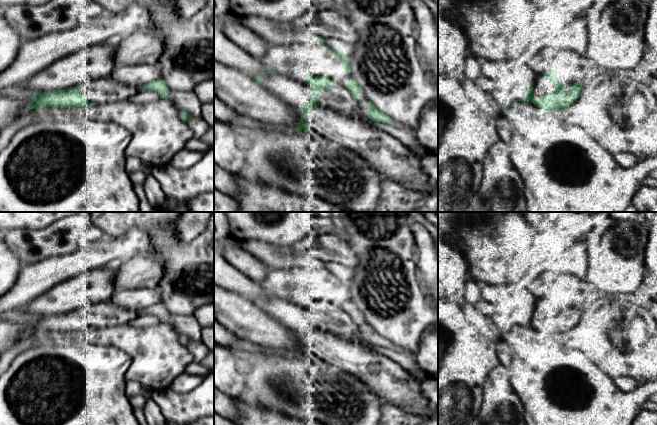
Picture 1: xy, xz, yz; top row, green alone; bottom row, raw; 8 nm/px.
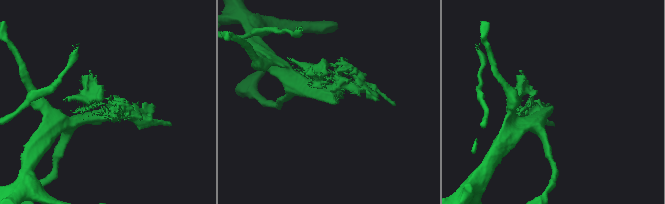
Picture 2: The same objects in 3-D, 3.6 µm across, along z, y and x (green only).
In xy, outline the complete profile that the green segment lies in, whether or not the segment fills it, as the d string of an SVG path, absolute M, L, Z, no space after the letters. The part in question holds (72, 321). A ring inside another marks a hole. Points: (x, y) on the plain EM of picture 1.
M110 301L95 303L68 313L54 314L32 320L29 333L78 332L88 329L126 325L140 312L120 307Z

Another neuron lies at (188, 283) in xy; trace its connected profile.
M91 212L93 224L106 236L121 237L132 227L143 228L151 237L153 249L148 255L164 262L164 276L157 290L161 302L168 313L192 315L199 307L214 303L214 212L212 212L205 232L191 242L182 241L176 229L176 222L183 212Z

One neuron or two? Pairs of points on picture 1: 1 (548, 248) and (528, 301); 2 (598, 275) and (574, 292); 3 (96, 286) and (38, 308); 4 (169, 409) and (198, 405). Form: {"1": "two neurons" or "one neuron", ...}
{"1": "one neuron", "2": "two neurons", "3": "one neuron", "4": "one neuron"}

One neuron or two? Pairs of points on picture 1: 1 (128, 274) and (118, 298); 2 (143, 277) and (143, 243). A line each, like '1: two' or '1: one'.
1: two
2: two

